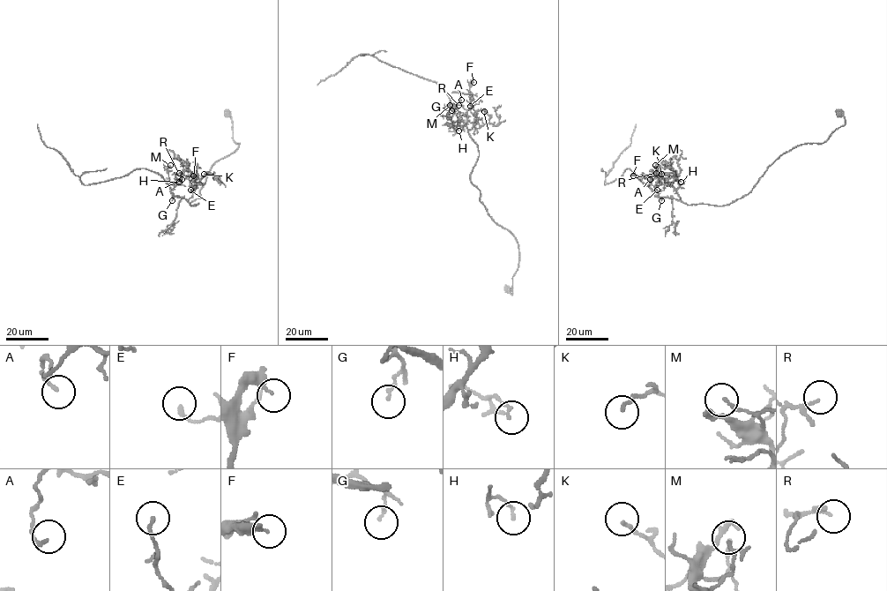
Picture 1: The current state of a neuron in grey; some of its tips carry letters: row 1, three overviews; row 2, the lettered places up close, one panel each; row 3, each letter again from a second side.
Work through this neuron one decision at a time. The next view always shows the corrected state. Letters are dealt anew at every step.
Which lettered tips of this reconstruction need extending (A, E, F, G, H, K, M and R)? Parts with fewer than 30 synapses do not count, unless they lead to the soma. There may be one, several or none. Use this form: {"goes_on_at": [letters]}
{"goes_on_at": []}

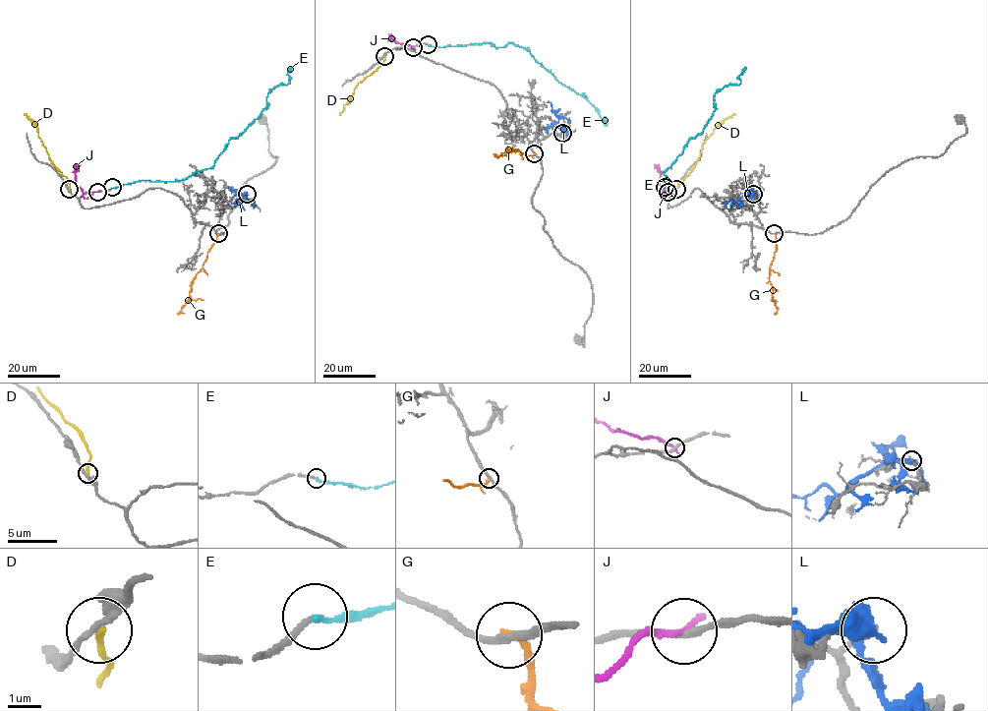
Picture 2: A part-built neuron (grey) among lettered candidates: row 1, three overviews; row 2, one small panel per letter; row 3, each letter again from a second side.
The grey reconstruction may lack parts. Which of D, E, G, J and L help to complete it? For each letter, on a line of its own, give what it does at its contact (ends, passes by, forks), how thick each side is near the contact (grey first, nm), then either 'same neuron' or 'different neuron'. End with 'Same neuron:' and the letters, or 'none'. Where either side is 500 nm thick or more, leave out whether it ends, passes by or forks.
D: it ends; calibres 190 and 200 nm; different neuron
E: it ends; calibres 190 and 200 nm; same neuron
G: it ends; calibres 190 and 190 nm; different neuron
J: it ends; calibres 200 and 260 nm; different neuron
L: it ends; calibres 170 and 240 nm; different neuron
Same neuron: E

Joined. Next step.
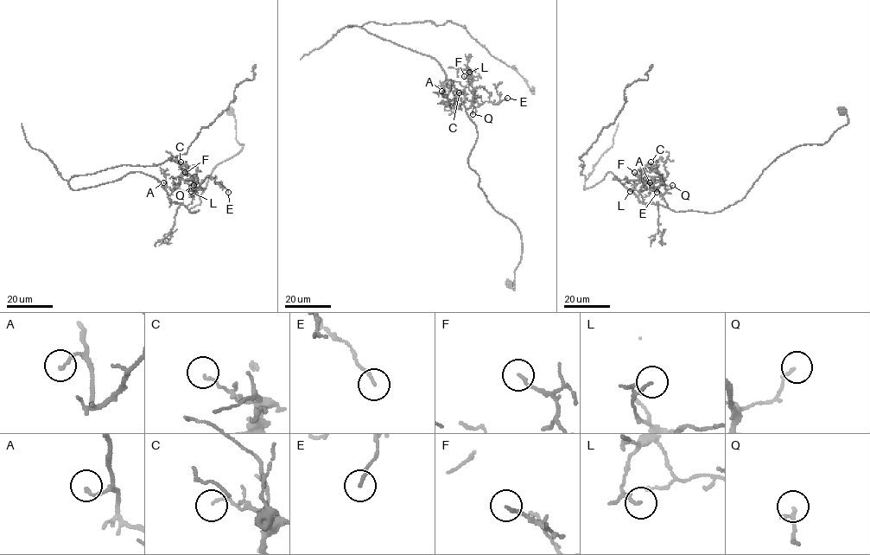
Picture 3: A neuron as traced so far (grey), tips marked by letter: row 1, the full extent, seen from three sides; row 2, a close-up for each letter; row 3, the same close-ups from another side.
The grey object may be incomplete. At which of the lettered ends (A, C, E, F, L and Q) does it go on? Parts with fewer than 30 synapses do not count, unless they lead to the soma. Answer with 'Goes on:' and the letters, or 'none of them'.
Goes on: E

